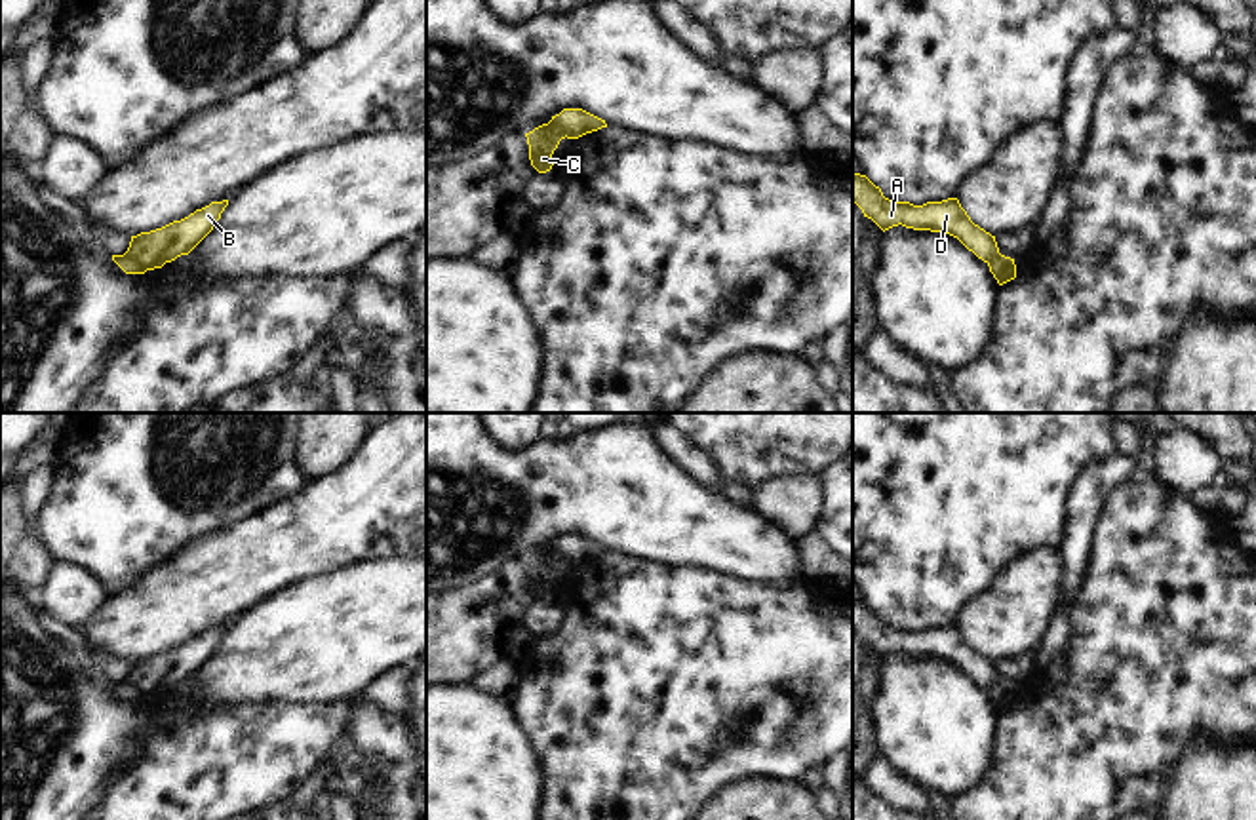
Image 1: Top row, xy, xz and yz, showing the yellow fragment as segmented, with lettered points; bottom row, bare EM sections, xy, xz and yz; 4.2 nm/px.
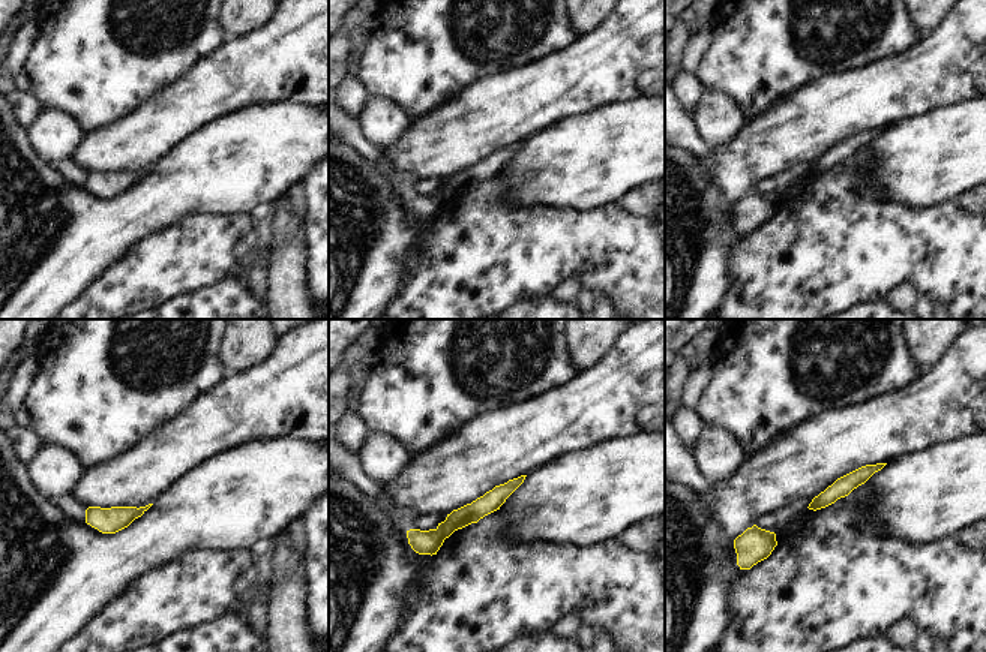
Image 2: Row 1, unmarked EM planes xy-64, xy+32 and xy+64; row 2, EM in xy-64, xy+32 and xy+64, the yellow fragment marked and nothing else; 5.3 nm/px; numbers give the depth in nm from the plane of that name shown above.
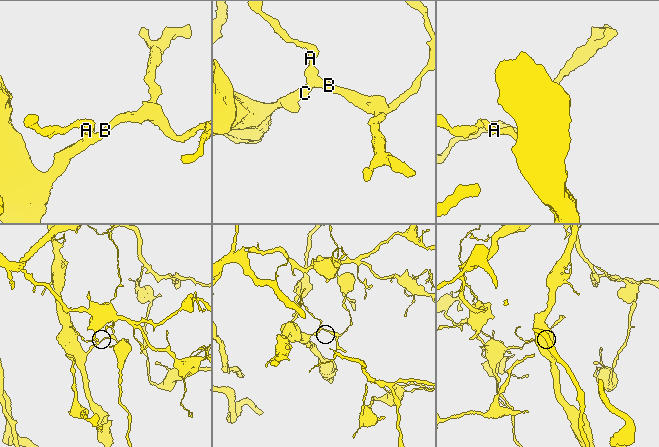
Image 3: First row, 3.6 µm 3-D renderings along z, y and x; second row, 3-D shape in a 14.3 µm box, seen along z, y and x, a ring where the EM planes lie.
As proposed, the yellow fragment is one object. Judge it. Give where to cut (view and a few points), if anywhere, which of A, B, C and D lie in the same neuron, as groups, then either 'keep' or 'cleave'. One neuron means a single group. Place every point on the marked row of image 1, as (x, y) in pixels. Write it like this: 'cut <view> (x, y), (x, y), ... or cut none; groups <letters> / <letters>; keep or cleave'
cut xy (126, 252), (134, 253), (147, 269); groups A B D / C; cleave

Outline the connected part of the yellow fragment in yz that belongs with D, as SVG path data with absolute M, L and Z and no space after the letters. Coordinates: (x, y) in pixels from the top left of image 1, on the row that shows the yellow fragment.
M853 173L853 202L883 232L898 225L913 230L946 232L984 263L999 253L995 236L974 225L957 198L927 202L923 205L894 202L885 198L881 188L866 175Z

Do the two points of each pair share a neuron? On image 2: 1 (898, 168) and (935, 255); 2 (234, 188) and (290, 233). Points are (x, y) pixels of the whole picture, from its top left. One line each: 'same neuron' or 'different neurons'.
1: different neurons
2: different neurons

